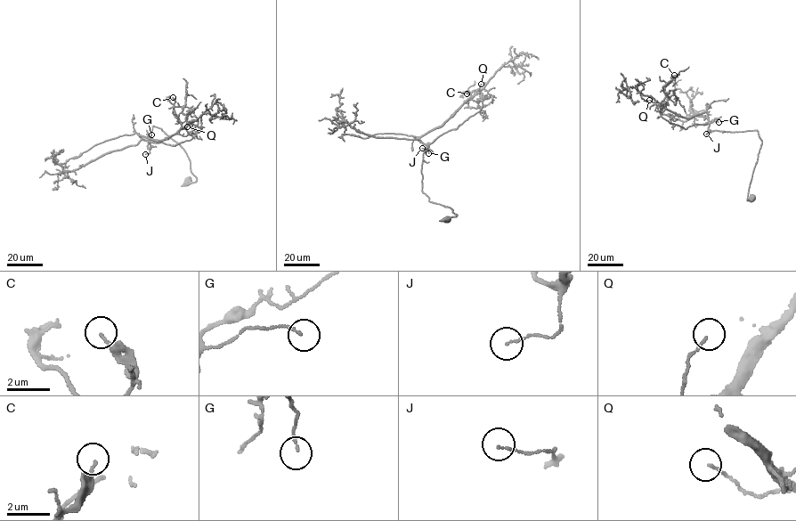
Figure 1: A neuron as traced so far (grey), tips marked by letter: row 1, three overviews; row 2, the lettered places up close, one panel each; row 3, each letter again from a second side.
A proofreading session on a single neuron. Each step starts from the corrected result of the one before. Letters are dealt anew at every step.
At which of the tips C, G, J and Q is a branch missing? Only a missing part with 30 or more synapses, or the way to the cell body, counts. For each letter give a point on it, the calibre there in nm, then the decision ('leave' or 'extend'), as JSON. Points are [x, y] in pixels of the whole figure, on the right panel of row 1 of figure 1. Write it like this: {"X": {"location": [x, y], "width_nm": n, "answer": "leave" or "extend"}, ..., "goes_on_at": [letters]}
{"C": {"location": [674, 75], "width_nm": 150, "answer": "leave"}, "G": {"location": [718, 122], "width_nm": 110, "answer": "leave"}, "J": {"location": [706, 134], "width_nm": 90, "answer": "extend"}, "Q": {"location": [649, 100], "width_nm": 110, "answer": "leave"}, "goes_on_at": ["J"]}

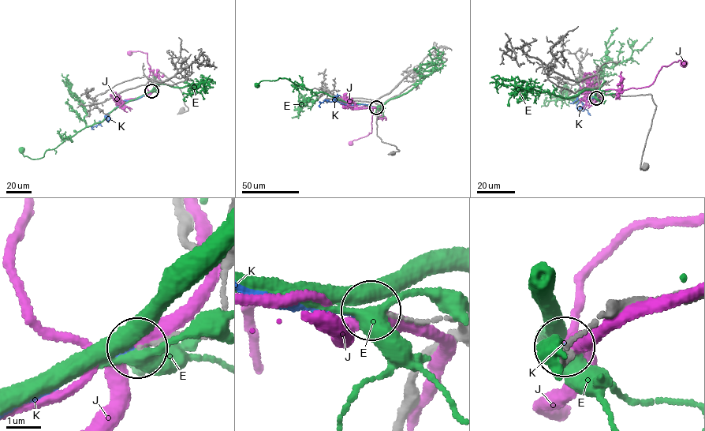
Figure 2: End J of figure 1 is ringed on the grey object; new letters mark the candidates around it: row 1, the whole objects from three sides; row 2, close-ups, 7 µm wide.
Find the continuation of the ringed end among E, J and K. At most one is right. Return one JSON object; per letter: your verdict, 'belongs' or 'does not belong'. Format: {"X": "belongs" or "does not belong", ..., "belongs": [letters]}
{"E": "does not belong", "J": "does not belong", "K": "belongs", "belongs": ["K"]}

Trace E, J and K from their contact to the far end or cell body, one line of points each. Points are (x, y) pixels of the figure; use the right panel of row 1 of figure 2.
E: (596, 98), (591, 95), (575, 102), (570, 98), (548, 101), (546, 97), (544, 104), (546, 106), (565, 88)
J: (596, 97), (600, 91), (649, 87), (663, 66), (679, 60), (683, 63)
K: (596, 97), (591, 98), (594, 94), (581, 101), (584, 106), (581, 107), (591, 114)

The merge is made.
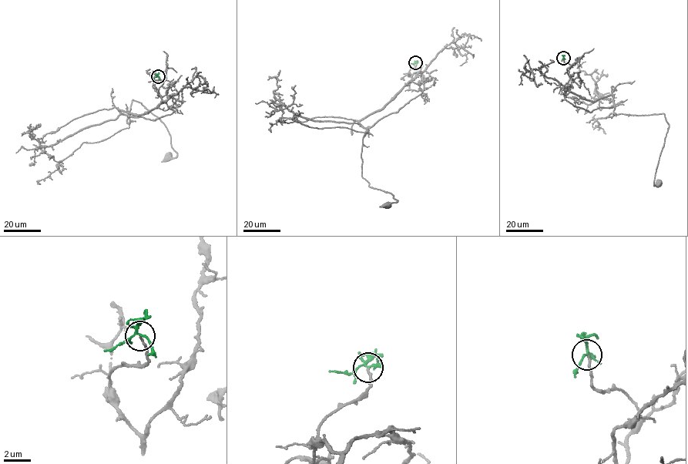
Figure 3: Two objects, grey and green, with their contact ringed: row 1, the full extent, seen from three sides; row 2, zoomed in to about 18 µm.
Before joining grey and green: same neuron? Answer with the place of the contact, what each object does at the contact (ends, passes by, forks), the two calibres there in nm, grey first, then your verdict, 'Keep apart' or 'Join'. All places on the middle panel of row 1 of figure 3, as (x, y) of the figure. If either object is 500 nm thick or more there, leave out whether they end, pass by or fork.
Place: (415, 62). At the ring grey ends. At the ring green forks. Thickness 140 nm (grey) against 140 nm. Keep apart

